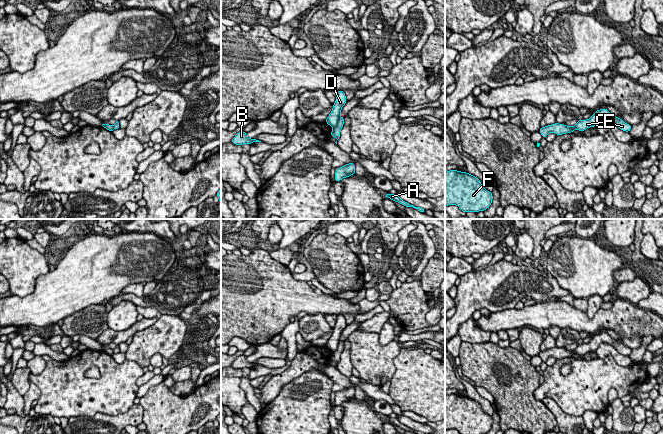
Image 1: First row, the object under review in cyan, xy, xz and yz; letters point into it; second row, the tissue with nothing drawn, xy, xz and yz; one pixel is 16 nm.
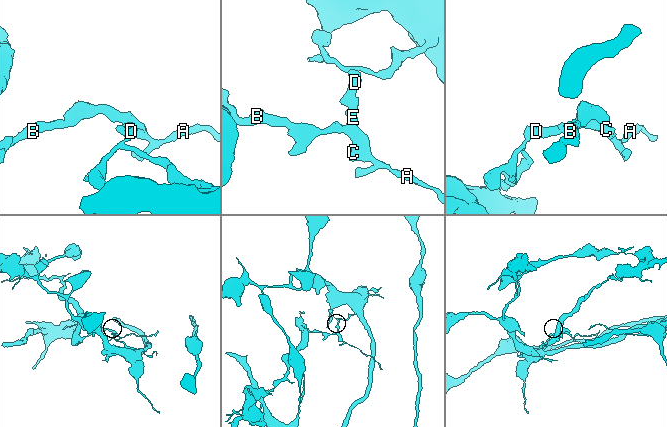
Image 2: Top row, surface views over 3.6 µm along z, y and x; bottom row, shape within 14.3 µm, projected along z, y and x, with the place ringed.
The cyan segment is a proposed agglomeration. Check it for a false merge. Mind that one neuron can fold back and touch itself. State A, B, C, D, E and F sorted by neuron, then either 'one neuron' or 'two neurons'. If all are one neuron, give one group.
A B C E / D F | two neurons

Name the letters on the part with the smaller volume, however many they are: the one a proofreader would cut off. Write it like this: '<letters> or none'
A, B, C, E

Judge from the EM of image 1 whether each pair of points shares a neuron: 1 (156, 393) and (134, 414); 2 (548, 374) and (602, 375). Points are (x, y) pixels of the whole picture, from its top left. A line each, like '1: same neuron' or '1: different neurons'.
1: different neurons
2: same neuron

